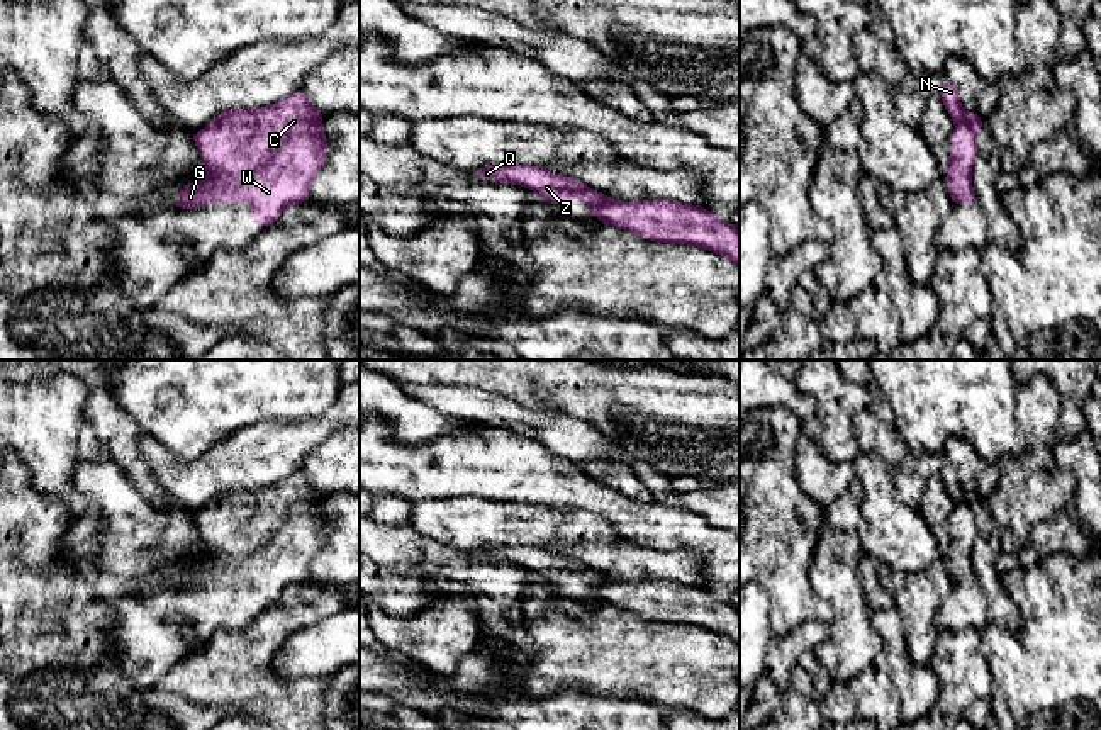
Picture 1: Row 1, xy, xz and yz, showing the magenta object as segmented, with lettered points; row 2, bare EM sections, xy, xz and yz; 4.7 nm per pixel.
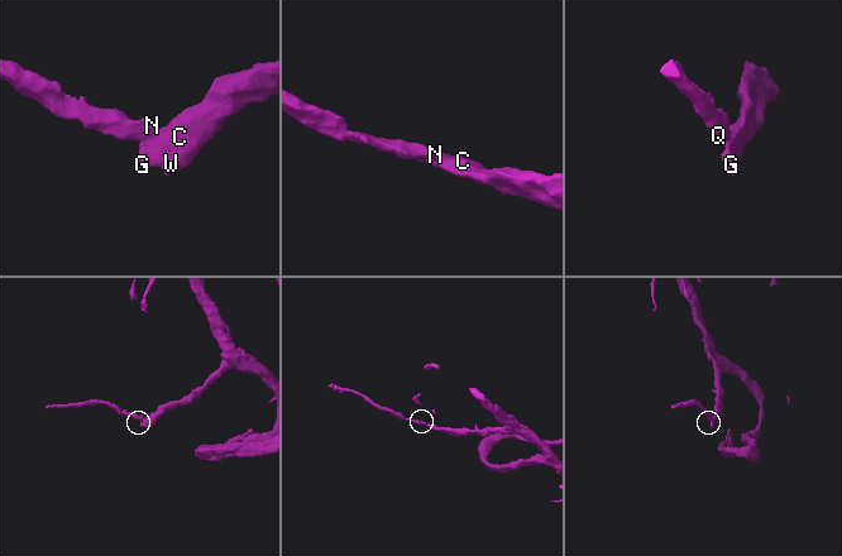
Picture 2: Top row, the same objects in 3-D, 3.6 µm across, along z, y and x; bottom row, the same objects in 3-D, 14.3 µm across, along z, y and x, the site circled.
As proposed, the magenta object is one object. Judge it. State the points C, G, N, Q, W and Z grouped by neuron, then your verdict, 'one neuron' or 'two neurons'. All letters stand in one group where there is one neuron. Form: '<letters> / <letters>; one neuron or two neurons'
C G W / N Q Z; two neurons

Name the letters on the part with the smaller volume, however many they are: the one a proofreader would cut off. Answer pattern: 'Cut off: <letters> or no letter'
Cut off: N, Q, Z

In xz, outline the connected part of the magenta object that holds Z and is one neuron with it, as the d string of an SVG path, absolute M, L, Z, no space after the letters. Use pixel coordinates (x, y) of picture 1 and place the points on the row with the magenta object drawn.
M541 165L487 166L472 171L472 177L497 182L512 182L524 188L533 188L543 197L546 204L551 205L580 199L587 205L597 207L609 200L607 195L585 187L580 180L550 173Z

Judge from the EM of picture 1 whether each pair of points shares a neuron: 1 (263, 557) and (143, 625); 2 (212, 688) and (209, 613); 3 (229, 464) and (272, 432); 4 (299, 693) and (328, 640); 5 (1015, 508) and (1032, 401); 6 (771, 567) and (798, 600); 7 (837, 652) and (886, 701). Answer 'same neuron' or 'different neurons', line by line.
1: same neuron
2: different neurons
3: same neuron
4: different neurons
5: same neuron
6: same neuron
7: different neurons

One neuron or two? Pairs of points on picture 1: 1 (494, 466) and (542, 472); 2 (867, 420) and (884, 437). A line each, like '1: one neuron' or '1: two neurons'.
1: one neuron
2: one neuron

